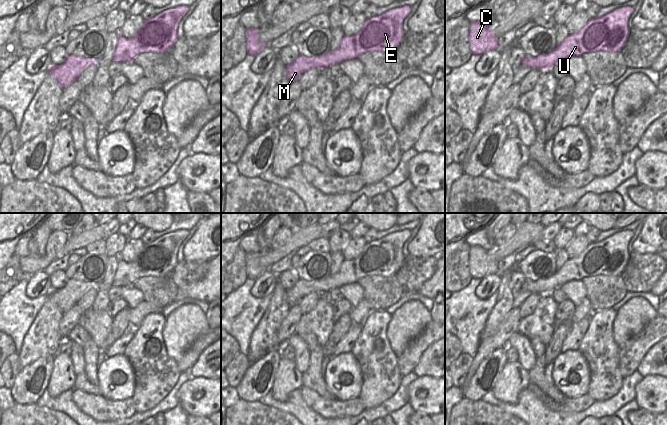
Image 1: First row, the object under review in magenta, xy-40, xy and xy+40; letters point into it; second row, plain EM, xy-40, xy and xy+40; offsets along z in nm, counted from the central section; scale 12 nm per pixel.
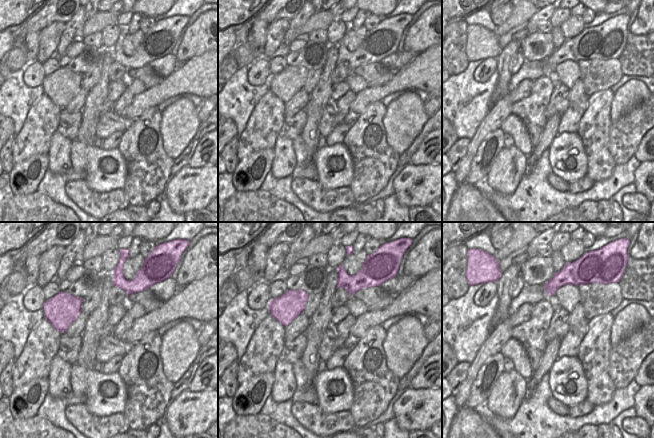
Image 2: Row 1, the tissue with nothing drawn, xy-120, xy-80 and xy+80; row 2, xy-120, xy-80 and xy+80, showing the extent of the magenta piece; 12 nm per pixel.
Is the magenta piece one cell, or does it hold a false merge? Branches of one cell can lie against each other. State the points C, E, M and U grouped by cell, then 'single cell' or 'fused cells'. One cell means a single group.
groups C E M U; single cell

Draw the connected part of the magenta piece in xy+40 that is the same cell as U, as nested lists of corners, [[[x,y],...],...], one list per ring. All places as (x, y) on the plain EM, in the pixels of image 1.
[[[624,230],[599,242],[589,243],[582,253],[569,258],[551,277],[525,280],[521,288],[542,295],[572,280],[599,275],[620,276],[630,257],[628,243],[633,235],[633,231]]]

